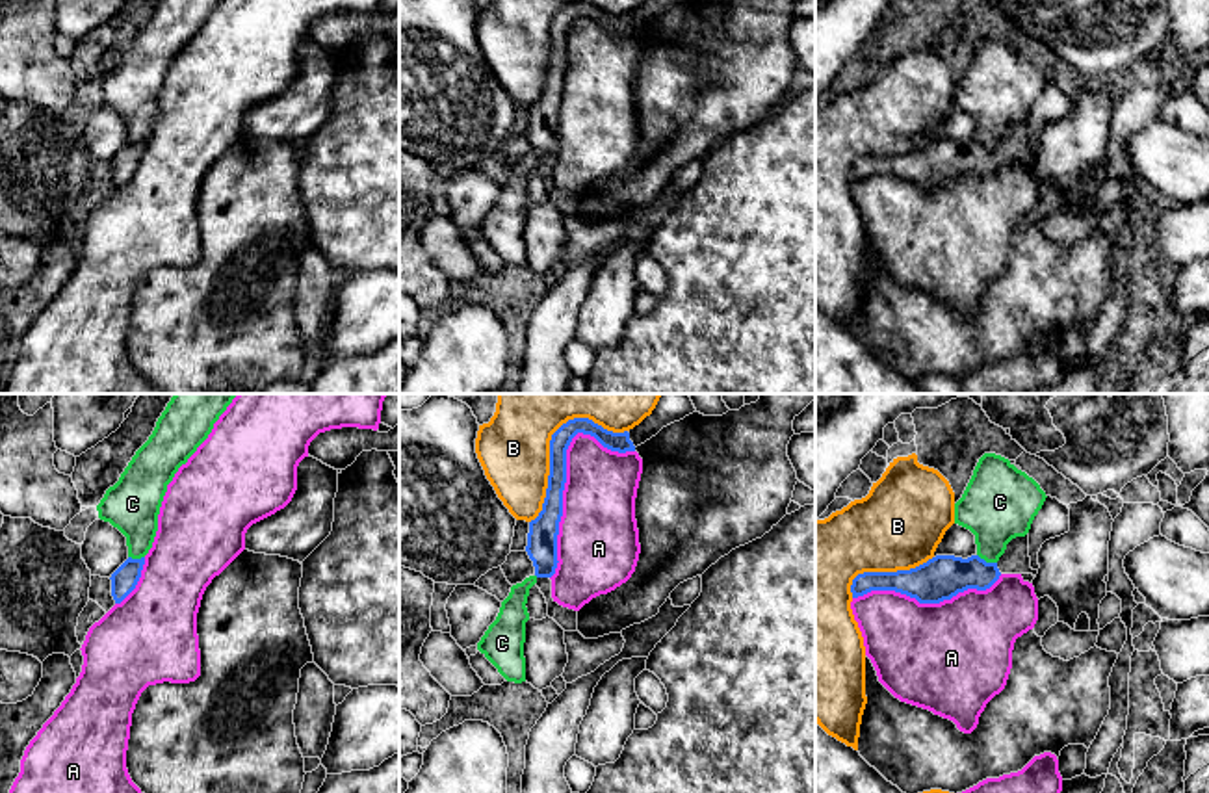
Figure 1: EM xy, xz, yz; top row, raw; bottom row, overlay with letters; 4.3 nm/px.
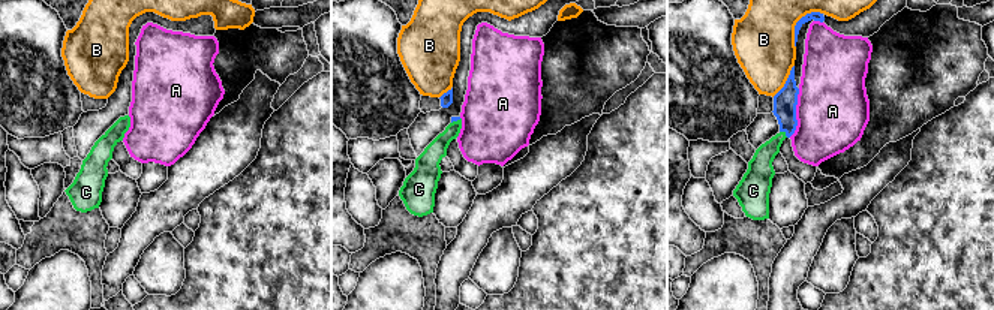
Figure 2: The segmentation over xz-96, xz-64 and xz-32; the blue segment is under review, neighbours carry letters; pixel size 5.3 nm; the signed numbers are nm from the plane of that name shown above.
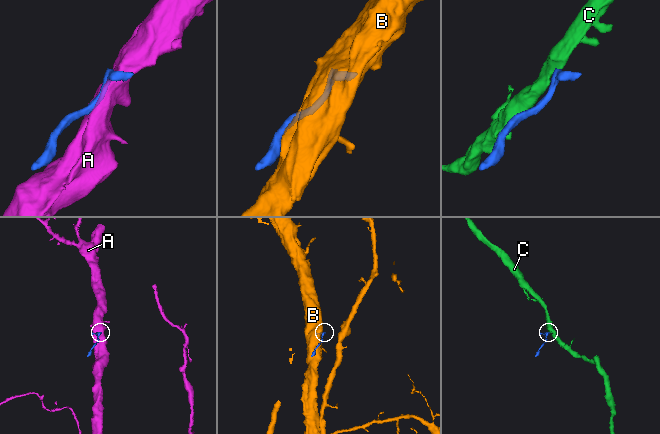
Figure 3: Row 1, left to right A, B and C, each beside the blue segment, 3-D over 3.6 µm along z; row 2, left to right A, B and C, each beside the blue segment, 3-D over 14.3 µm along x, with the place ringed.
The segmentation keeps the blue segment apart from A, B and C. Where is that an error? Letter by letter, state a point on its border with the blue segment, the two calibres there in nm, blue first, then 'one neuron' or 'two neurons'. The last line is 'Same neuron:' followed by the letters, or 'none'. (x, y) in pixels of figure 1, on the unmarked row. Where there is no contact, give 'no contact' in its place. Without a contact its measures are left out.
A: meets blue in xz at (565, 62); 120 nm thick on the blue side, 320 nm on the other; two neurons
B: meets blue in xz at (550, 26); 90 nm thick on the blue side, 300 nm on the other; two neurons
C: meets blue in yz at (985, 145); 190 nm thick on the blue side, 320 nm on the other; two neurons
Same neuron: none

